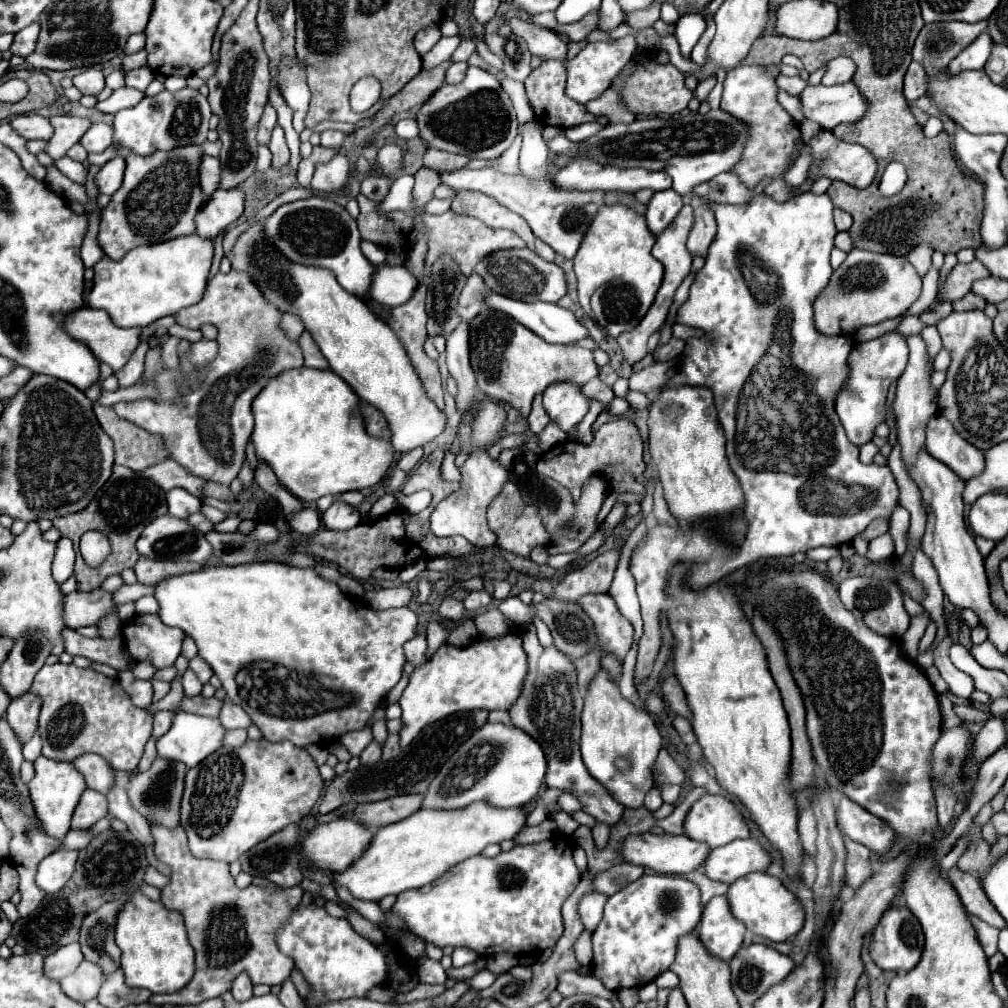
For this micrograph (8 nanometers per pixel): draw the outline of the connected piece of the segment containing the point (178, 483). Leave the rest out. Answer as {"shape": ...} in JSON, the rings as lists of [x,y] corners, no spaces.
{"shape":[[[165,459],[165,461],[161,461],[161,463],[157,463],[157,465],[149,467],[149,469],[145,469],[143,475],[149,477],[149,479],[153,479],[163,491],[169,491],[173,487],[183,487],[183,489],[187,489],[189,493],[193,493],[197,497],[201,497],[201,487],[205,483],[199,477],[191,475],[189,471],[181,469],[179,463],[175,463],[171,459]]]}

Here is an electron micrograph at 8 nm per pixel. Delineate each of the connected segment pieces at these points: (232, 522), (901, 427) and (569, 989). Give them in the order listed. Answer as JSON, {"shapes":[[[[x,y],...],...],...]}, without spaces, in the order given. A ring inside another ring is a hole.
{"shapes":[[[[231,515],[231,517],[227,517],[225,521],[217,523],[217,525],[215,525],[215,531],[237,531],[237,527],[239,527],[241,521],[243,521],[241,515]]],[[[911,335],[911,337],[907,337],[907,343],[909,343],[911,359],[907,363],[907,369],[899,377],[897,395],[895,395],[893,405],[895,405],[895,413],[897,413],[897,431],[899,431],[903,461],[905,461],[905,467],[909,469],[917,457],[917,451],[925,443],[925,423],[927,423],[929,415],[937,413],[937,389],[931,385],[931,363],[929,363],[925,341],[921,339],[921,335]]],[[[565,971],[561,977],[559,977],[559,985],[557,985],[559,993],[563,997],[569,997],[573,993],[591,993],[591,995],[597,995],[597,997],[605,997],[605,999],[615,999],[617,993],[613,991],[607,991],[603,987],[603,983],[599,983],[599,979],[593,979],[593,977],[583,977],[579,975],[577,971]]]]}

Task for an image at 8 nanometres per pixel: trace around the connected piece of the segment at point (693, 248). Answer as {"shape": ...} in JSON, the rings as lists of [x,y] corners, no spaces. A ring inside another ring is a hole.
{"shape":[[[699,203],[695,207],[695,225],[693,225],[689,239],[687,239],[687,251],[693,257],[701,255],[705,259],[707,249],[709,249],[711,241],[715,239],[715,231],[717,231],[717,225],[715,225],[711,209],[705,203]]]}

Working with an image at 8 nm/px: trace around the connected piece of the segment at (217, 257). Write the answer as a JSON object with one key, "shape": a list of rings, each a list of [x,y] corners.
{"shape":[[[222,231],[218,234],[218,236],[214,239],[214,257],[210,269],[210,274],[209,274],[209,281],[218,273],[220,263],[222,258],[224,257],[224,252],[223,252],[223,247],[222,247],[222,242],[223,242],[223,237],[224,237],[225,232]]]}

